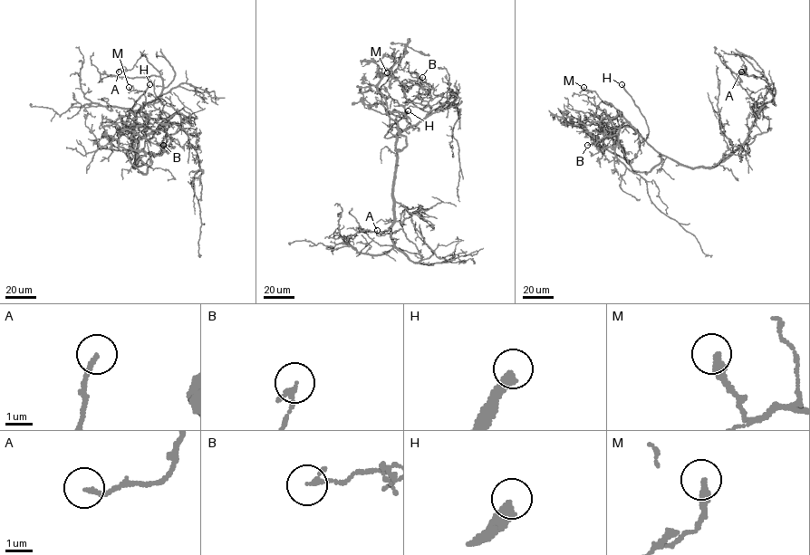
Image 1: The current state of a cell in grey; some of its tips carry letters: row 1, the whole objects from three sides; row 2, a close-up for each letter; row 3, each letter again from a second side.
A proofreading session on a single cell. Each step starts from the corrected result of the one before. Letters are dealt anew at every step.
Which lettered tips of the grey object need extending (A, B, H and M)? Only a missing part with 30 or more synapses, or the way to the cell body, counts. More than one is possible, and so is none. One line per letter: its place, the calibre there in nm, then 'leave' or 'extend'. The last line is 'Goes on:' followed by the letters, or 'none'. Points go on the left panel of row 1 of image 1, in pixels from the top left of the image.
A: at (119, 71); 180 nm thick; leave
B: at (163, 145); 190 nm thick; leave
H: at (149, 84); 320 nm thick; extend
M: at (129, 87); 320 nm thick; leave
Goes on: H

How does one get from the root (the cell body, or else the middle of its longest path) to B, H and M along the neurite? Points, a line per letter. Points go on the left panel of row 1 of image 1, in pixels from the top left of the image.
B: (137, 160), (139, 141), (155, 131), (171, 116), (166, 120), (164, 130), (172, 138), (168, 145), (163, 145)
H: (137, 160), (137, 141), (127, 128), (126, 120), (136, 101), (149, 84)
M: (137, 160), (139, 141), (155, 131), (170, 115), (151, 104), (147, 104), (142, 90), (130, 90), (129, 87)

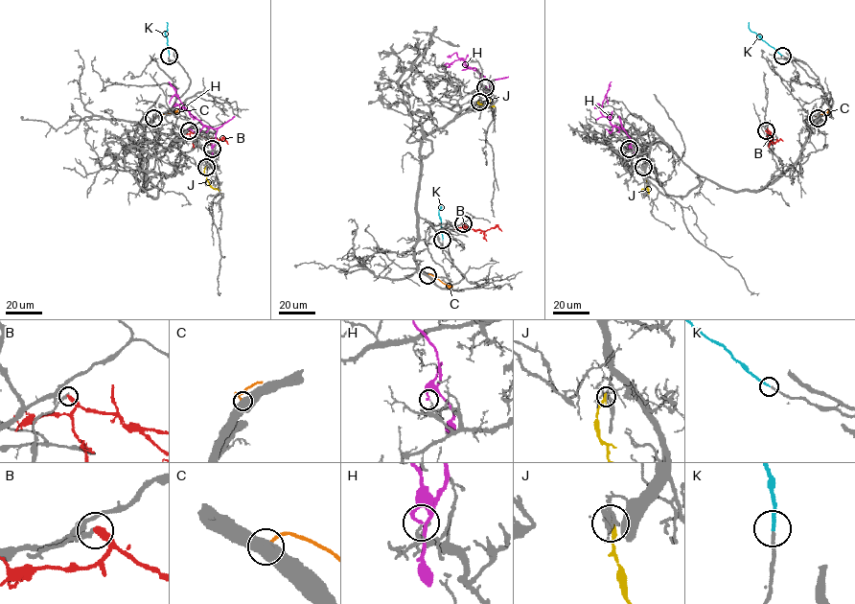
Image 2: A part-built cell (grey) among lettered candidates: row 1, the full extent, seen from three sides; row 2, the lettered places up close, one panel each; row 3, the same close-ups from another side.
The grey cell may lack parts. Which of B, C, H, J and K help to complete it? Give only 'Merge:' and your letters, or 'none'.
Merge: K

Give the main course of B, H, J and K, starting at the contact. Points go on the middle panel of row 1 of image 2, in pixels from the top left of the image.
B: (463, 223), (475, 230), (497, 226), (501, 231)
H: (485, 87), (489, 88), (491, 81), (463, 59), (455, 59), (442, 69)
J: (479, 102), (495, 107)
K: (442, 240), (440, 206)

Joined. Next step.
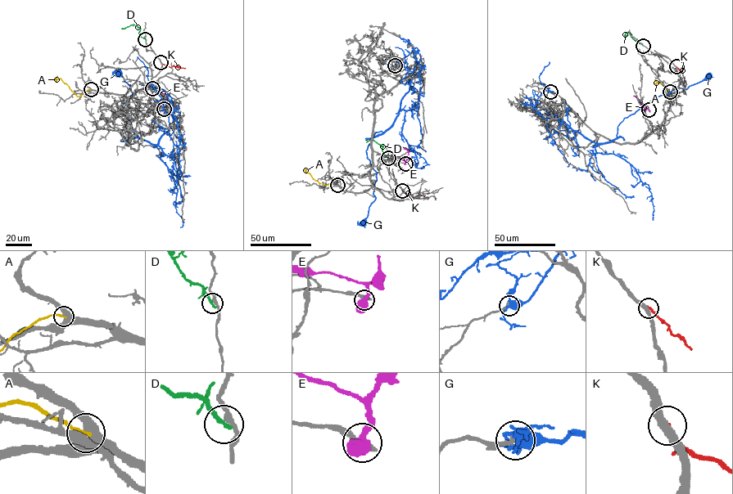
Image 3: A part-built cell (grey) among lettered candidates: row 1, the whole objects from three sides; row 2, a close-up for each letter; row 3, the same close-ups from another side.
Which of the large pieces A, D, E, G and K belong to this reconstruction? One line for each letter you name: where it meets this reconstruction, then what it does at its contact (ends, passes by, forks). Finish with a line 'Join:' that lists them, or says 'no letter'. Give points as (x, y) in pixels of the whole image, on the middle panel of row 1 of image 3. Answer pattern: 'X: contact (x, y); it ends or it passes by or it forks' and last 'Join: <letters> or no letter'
Join: no letter

